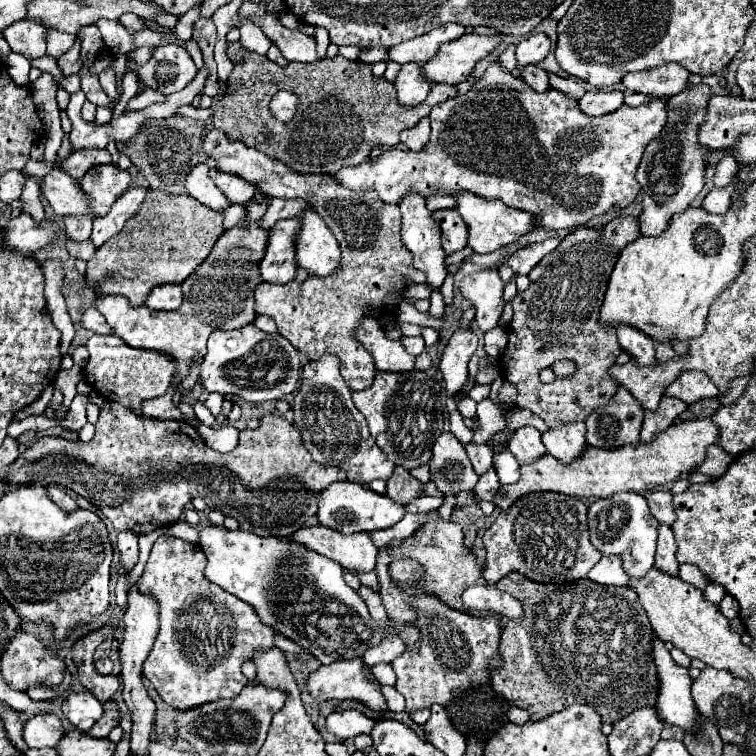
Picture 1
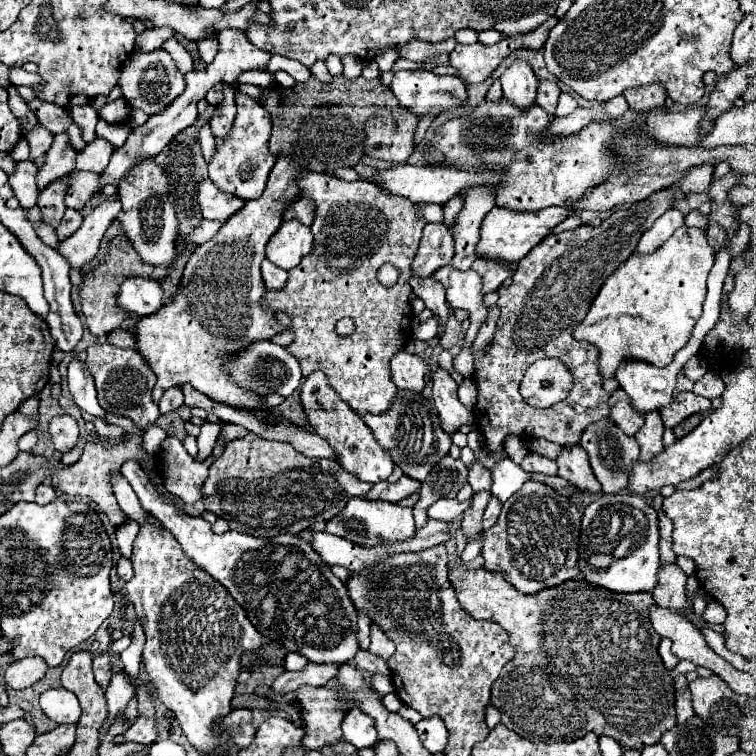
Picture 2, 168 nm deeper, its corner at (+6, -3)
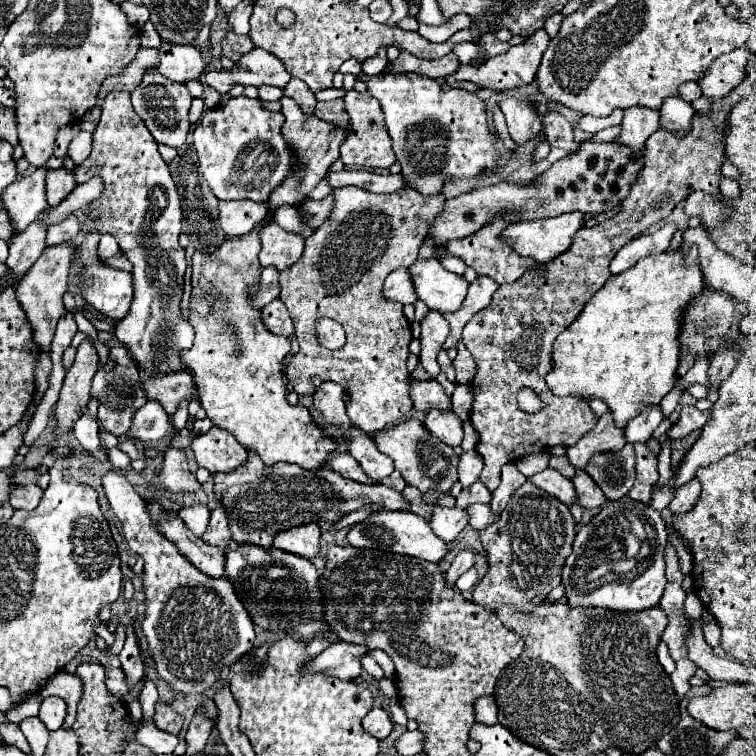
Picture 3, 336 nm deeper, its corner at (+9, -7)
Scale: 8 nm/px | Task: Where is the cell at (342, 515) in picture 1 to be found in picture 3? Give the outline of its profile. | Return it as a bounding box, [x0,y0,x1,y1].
[346,511,446,561]

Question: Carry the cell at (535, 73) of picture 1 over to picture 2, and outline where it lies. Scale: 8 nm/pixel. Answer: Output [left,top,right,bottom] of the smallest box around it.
[537,81,561,117]

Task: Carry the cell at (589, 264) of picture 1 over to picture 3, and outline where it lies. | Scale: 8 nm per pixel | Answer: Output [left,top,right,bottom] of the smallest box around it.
[462,91,740,491]

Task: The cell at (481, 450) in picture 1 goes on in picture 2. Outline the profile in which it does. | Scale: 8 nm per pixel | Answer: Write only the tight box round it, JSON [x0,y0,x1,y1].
[469,463,491,493]

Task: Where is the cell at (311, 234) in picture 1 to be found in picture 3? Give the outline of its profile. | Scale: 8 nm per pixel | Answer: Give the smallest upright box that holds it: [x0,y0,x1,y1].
[260,221,304,271]

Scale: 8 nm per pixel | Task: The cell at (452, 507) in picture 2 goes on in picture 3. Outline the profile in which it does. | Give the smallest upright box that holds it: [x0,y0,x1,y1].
[466,503,498,529]

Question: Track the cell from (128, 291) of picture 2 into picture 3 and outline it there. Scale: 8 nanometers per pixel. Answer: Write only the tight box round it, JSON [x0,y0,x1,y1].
[76,229,134,321]

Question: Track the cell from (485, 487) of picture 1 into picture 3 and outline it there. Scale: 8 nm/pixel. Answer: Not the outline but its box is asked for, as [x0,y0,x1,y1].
[444,549,474,587]

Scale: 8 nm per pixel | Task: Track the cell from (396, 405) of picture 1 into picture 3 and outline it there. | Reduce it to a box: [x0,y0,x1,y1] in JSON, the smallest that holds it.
[374,419,458,493]

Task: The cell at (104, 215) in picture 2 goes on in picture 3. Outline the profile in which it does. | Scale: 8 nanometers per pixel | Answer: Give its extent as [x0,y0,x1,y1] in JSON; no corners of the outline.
[16,243,76,351]

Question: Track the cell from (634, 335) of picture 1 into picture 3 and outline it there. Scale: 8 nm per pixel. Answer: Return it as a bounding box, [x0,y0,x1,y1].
[624,405,664,443]

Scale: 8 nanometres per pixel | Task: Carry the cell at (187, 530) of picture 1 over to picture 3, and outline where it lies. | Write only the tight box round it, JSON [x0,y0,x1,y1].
[74,401,108,463]

